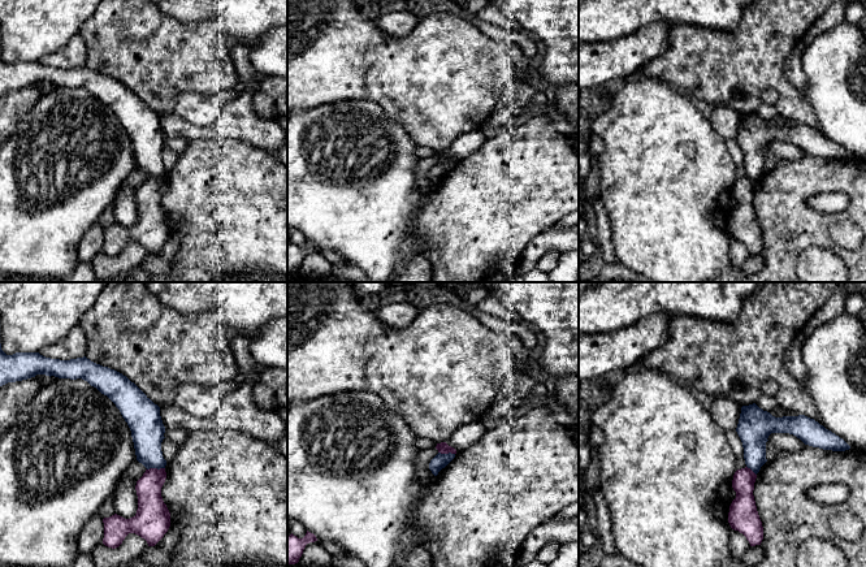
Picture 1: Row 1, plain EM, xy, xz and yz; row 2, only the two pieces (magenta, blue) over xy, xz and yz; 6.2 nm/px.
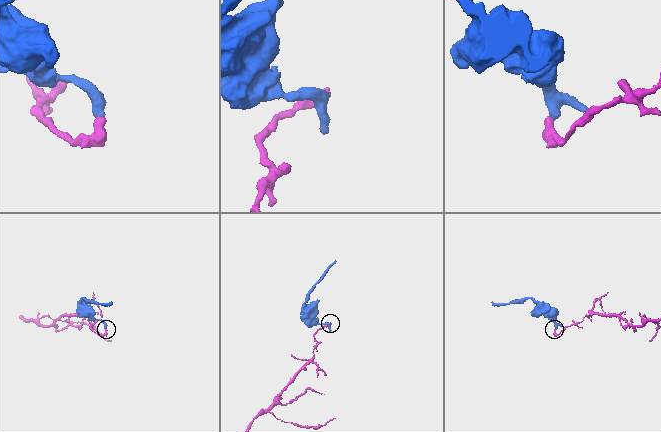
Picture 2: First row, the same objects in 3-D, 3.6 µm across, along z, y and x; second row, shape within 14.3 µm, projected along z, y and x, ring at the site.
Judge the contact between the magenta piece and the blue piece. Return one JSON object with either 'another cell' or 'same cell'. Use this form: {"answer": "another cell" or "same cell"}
{"answer": "another cell"}

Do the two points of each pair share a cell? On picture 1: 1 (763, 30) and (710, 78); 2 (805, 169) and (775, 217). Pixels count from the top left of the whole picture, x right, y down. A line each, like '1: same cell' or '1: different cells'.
1: same cell
2: same cell

